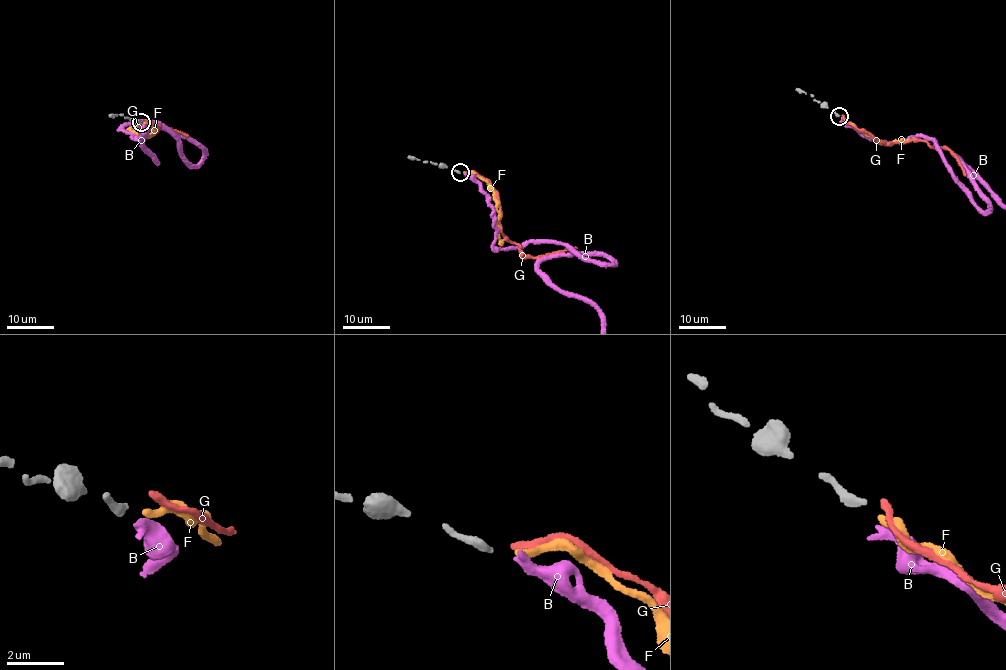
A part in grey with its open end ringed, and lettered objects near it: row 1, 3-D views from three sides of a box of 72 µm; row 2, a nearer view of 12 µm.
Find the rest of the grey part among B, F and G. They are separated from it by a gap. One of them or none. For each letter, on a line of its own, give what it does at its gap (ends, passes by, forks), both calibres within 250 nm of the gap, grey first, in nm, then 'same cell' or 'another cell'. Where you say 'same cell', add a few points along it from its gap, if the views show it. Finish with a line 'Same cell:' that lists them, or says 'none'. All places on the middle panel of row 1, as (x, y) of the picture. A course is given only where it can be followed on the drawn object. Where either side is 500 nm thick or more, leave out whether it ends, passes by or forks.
B: it ends | 300/360 nm | another cell
F: it ends | 300/240 nm | same cell | via (464, 172), (475, 174), (492, 191), (498, 212), (496, 225), (502, 245)
G: it ends | 300/240 nm | another cell
Same cell: F

